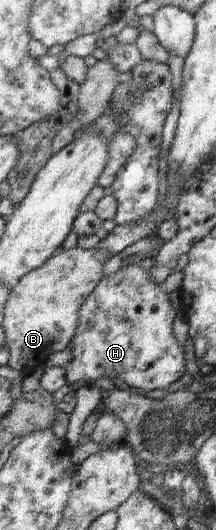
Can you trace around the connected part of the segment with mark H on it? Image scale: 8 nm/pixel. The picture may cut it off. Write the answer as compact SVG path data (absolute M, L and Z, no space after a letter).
M124 263L115 274L102 277L77 310L75 332L67 344L71 359L63 366L66 384L80 382L83 385L89 385L94 384L98 378L109 380L117 378L125 382L127 386L139 388L145 393L155 389L172 389L186 378L190 370L183 359L183 347L172 333L175 316L176 311L171 306L162 286L153 284L151 276L141 266Z

